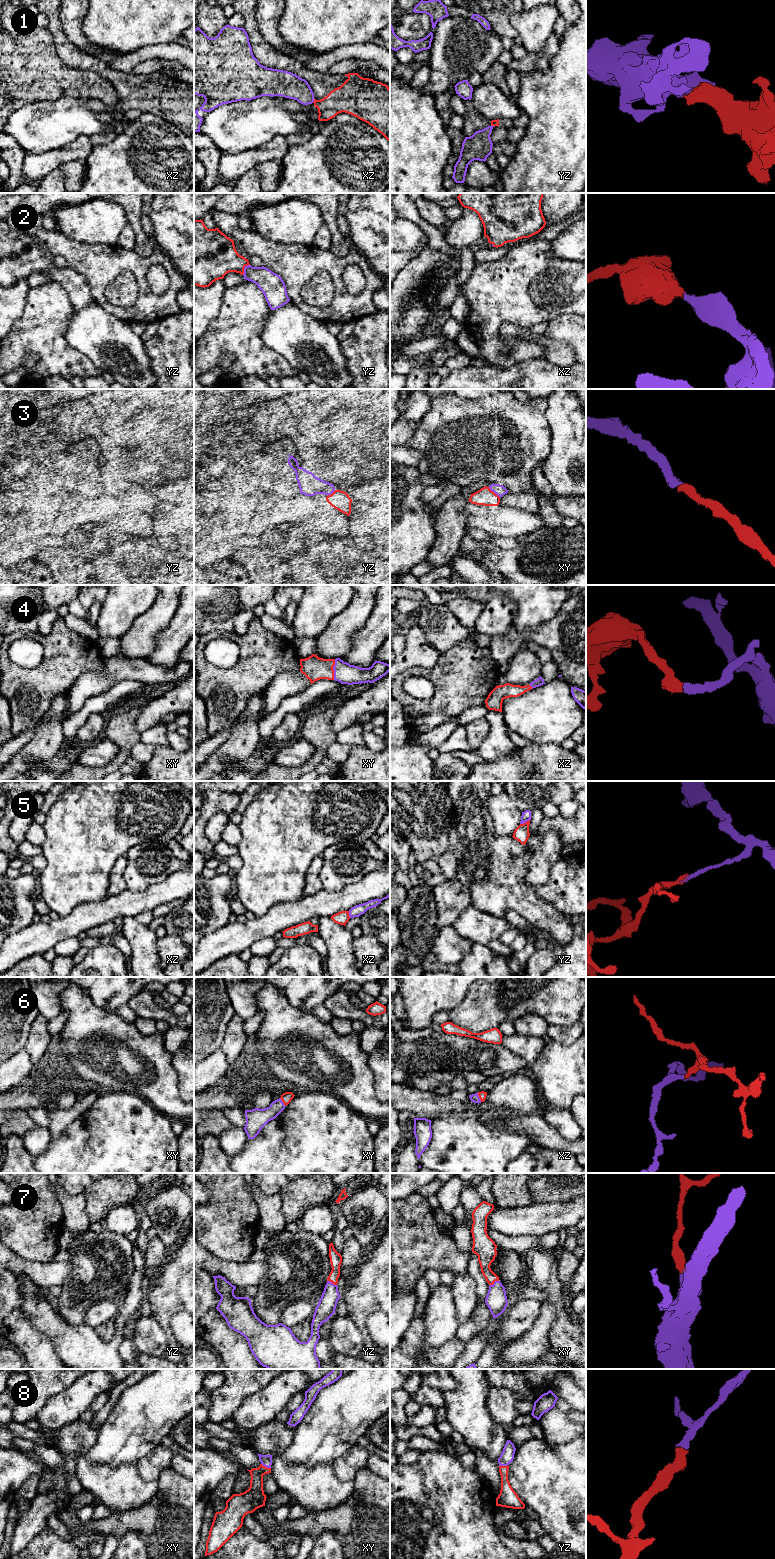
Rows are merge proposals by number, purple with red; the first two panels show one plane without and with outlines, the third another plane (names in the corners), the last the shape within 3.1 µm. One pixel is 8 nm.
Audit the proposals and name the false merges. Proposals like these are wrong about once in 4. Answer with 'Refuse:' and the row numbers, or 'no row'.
Refuse: 1, 5

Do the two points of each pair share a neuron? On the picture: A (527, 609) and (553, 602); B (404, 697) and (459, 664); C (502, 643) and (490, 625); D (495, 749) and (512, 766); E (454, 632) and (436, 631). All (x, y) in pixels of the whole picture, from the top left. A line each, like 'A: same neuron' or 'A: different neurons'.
A: same neuron
B: same neuron
C: different neurons
D: different neurons
E: same neuron

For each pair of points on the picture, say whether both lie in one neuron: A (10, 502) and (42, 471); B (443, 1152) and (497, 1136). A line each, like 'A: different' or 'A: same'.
A: different
B: same

